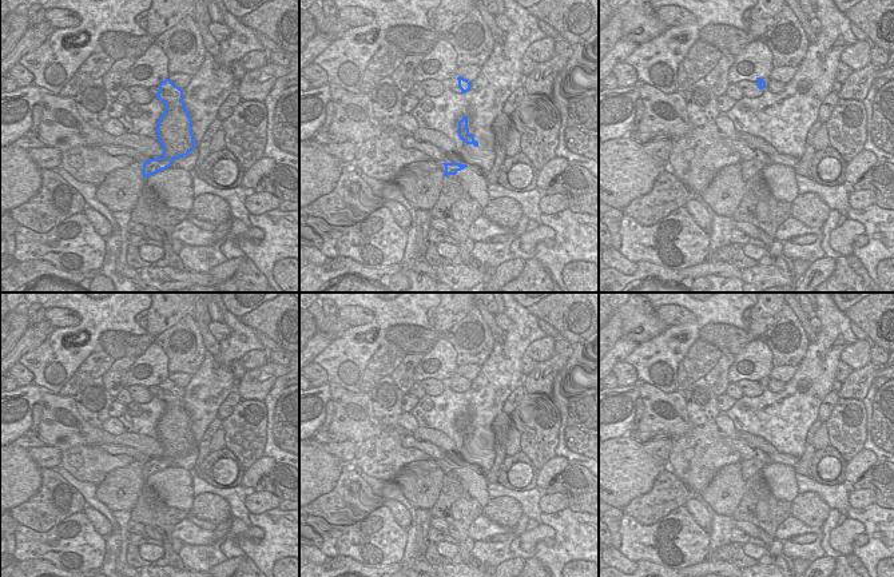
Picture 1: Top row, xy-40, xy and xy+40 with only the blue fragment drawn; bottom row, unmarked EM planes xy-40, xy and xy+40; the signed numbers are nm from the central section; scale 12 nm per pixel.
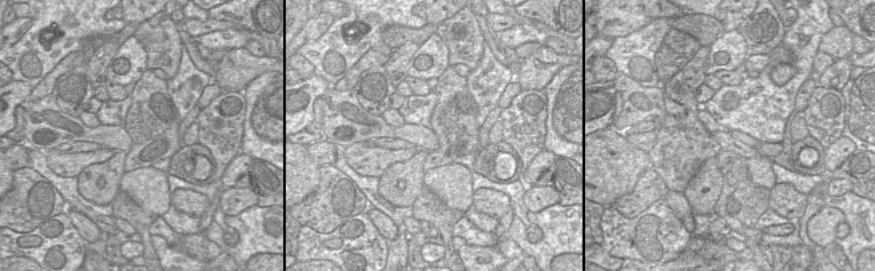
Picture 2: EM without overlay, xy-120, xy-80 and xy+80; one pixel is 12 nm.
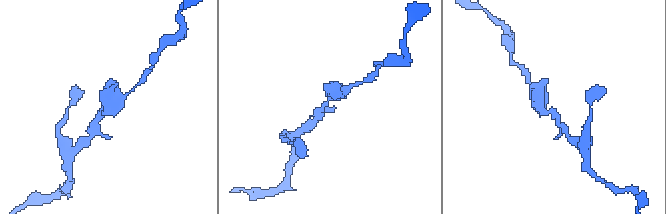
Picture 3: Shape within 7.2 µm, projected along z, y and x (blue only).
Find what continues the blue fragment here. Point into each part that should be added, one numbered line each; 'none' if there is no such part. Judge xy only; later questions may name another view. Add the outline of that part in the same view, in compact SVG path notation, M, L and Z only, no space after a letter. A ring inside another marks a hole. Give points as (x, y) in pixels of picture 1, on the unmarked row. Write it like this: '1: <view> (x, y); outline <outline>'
none

